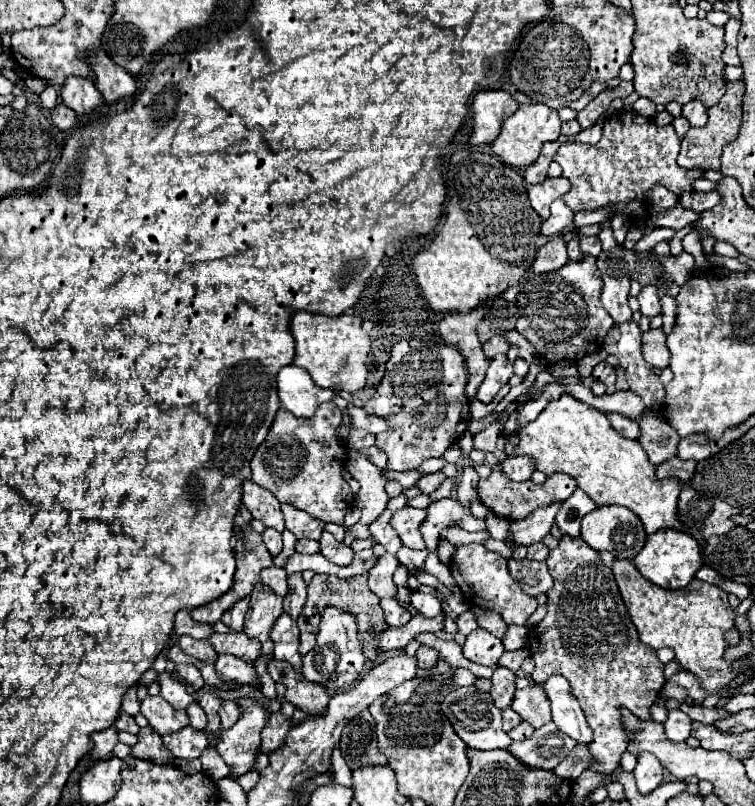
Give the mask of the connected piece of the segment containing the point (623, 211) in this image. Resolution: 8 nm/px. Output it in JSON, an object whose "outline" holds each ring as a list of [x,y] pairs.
{"outline":[[[629,110],[609,116],[603,124],[603,136],[597,146],[587,144],[563,144],[555,162],[563,168],[563,176],[571,182],[571,190],[563,196],[563,202],[573,210],[601,210],[609,208],[615,214],[625,216],[629,222],[639,222],[647,216],[649,192],[655,184],[665,186],[675,196],[683,192],[695,192],[693,180],[703,178],[705,172],[685,170],[677,164],[679,136],[673,126],[657,126],[653,120]]]}

